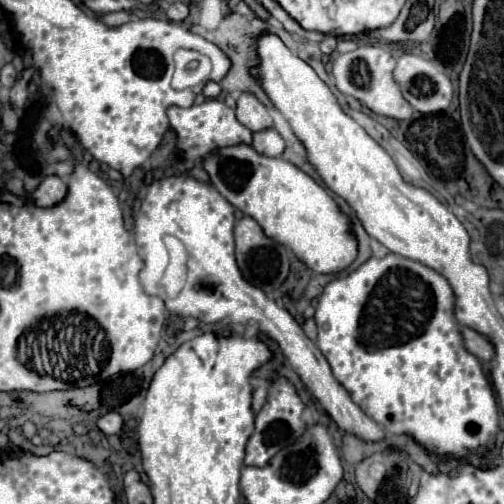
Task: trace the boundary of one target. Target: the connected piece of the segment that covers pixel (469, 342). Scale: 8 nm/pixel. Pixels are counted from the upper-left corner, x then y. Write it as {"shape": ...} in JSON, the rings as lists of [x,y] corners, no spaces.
{"shape":[[[461,327],[461,335],[465,339],[465,347],[473,355],[477,355],[481,361],[491,361],[495,357],[495,347],[493,347],[493,343],[485,335],[477,333],[471,327]]]}

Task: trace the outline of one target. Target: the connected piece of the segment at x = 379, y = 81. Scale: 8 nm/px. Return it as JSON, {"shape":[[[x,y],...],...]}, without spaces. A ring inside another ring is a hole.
{"shape":[[[363,45],[357,47],[355,51],[337,55],[333,59],[333,77],[335,77],[335,87],[349,97],[355,97],[361,101],[361,105],[365,105],[367,109],[371,109],[377,115],[383,117],[391,117],[397,121],[405,121],[413,117],[413,109],[411,105],[405,101],[405,97],[401,95],[399,83],[393,77],[393,69],[395,69],[395,59],[393,55],[383,49],[383,47],[375,47],[375,45]]]}

